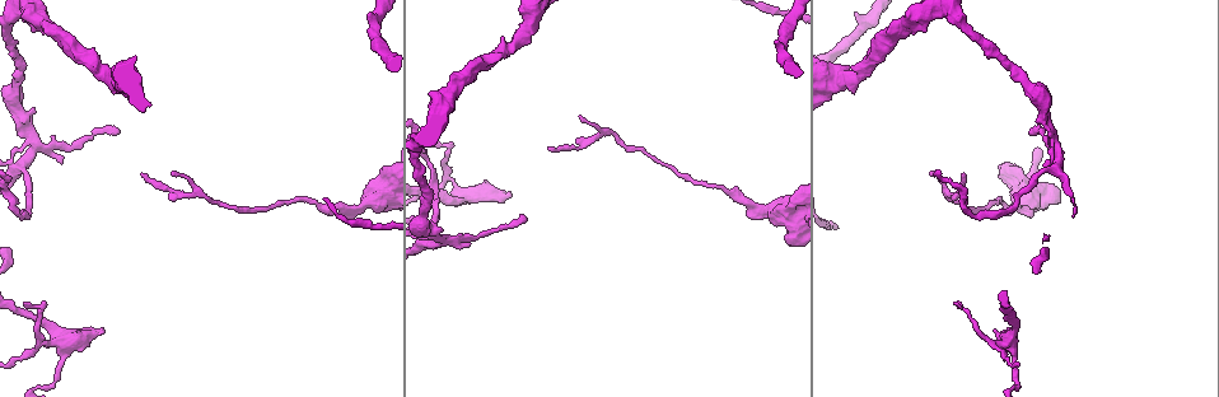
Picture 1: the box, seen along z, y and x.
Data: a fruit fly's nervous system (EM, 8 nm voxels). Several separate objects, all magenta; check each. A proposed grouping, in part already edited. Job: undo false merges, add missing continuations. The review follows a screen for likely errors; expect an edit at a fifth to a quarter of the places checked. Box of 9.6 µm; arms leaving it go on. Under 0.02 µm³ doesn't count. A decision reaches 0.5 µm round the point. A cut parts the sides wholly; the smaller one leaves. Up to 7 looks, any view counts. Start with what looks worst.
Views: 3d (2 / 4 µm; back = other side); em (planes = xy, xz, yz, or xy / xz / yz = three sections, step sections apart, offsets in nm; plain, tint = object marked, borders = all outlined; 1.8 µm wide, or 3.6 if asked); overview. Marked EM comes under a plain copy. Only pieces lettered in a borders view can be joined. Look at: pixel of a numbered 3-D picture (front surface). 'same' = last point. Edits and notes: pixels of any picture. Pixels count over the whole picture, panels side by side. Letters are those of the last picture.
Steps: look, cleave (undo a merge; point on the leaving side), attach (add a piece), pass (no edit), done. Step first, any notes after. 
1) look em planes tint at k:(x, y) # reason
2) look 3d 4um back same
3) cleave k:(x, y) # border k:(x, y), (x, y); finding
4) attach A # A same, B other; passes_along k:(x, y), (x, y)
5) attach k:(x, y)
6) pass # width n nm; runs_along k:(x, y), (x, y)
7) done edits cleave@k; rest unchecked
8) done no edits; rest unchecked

look 3d 4um at 1:(512, 194) # branch stops here

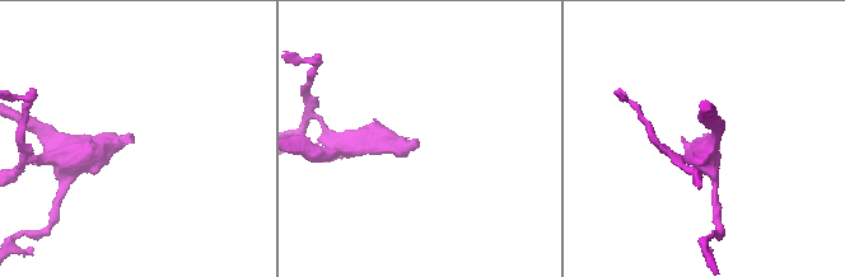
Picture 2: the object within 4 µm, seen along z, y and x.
look em planes borders at 2:(419, 144)

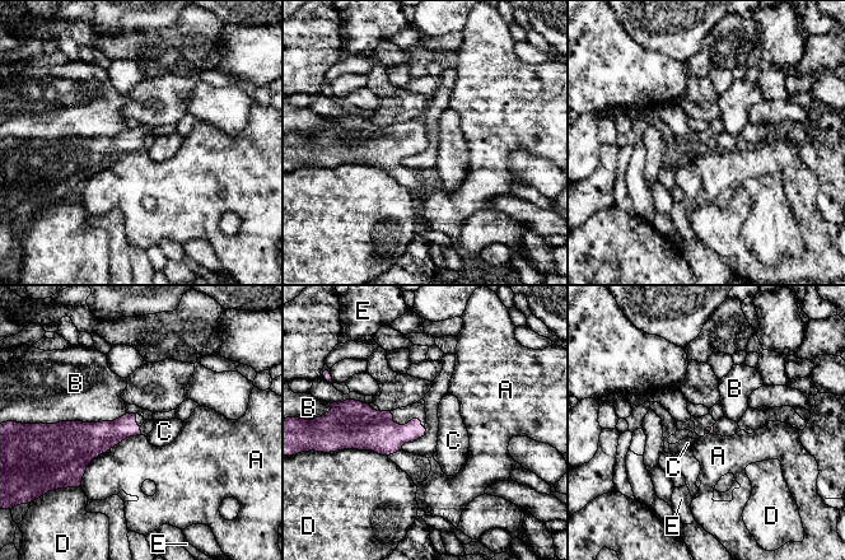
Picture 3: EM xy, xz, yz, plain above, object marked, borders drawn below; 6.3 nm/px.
pass # A other, B other, C other, D other, E other; no lettered piece goes on from it

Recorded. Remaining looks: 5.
look em planes borders at 1:(1000, 351) # calibre changes

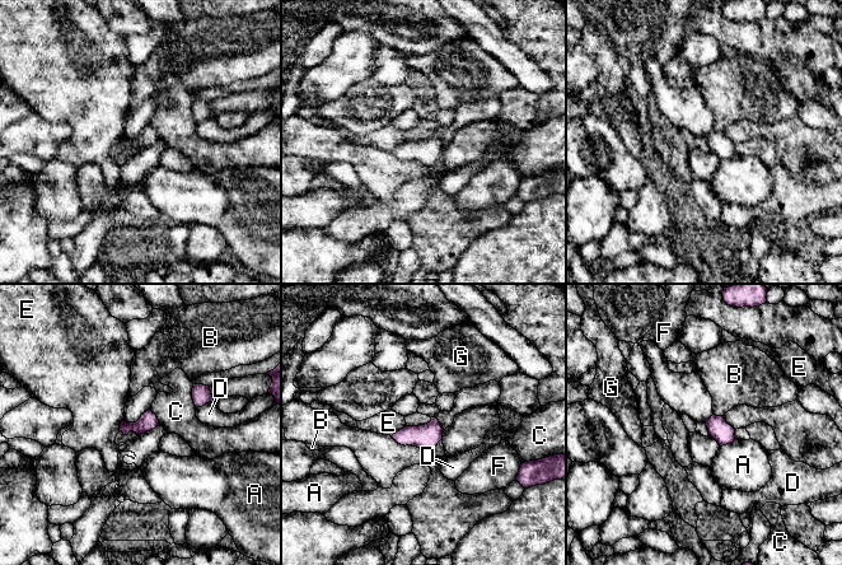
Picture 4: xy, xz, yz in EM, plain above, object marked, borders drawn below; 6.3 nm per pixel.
pass # A other, B other, C other, D other, E other, F other, G other; border 4:(714, 414), (723, 416); all the same cell

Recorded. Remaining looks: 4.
look 3d 4um at 1:(198, 193)

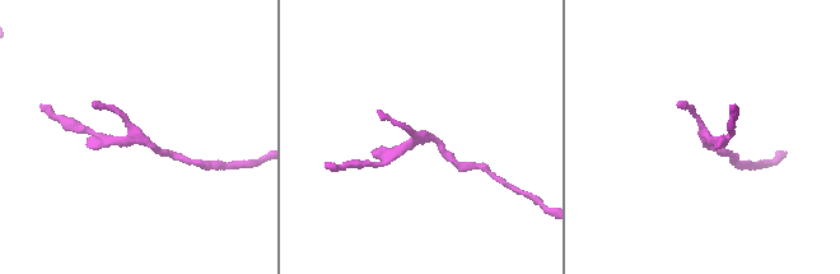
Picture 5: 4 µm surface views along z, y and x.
look em xy step 4 tint at 5:(420, 140) # now the EM

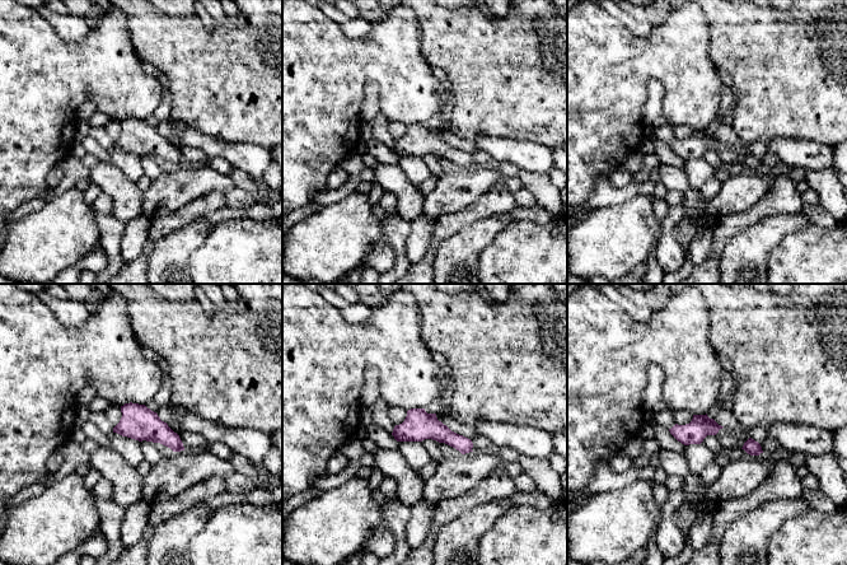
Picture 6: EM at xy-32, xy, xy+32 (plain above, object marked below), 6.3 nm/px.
look em planes borders same

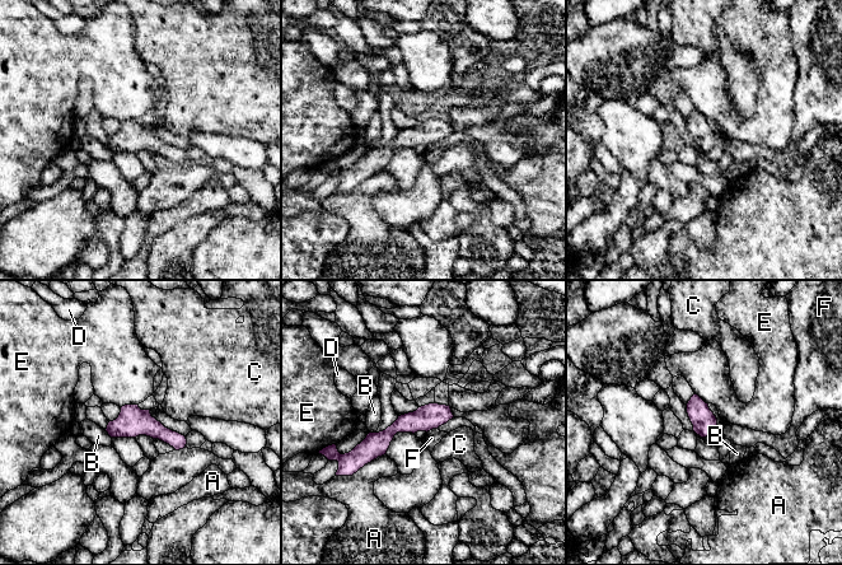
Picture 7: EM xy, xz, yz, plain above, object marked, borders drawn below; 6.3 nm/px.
pass # A other, B other, C other, D other, E other, F other; border 7:(436, 428), (426, 433); all the same cell

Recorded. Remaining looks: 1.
done no edits; rest unchecked

